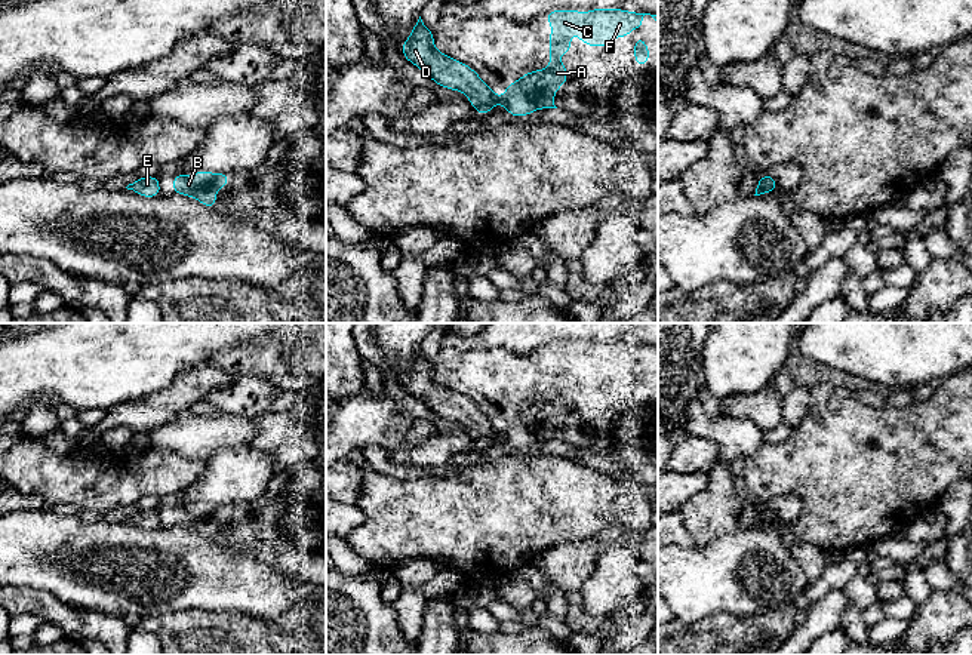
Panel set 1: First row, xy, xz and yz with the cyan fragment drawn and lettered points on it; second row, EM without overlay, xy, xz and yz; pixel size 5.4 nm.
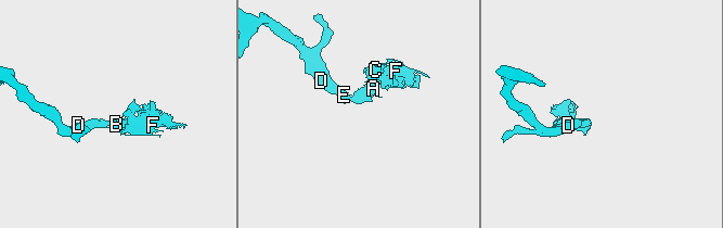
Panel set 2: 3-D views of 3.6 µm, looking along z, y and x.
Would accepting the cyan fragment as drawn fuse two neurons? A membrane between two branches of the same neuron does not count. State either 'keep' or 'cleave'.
cleave

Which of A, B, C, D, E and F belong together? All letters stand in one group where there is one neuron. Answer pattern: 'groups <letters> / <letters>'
groups A B C F / D E

